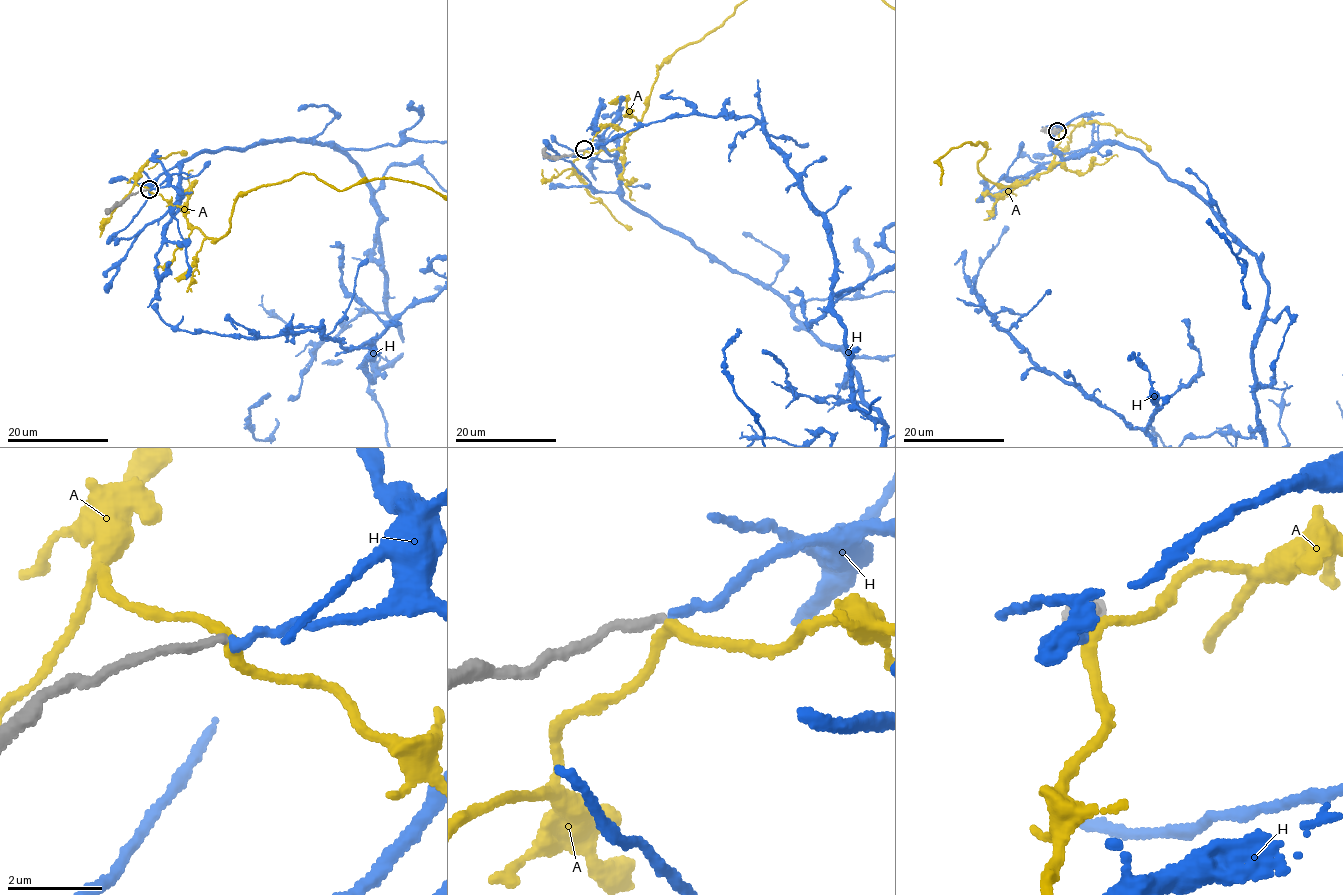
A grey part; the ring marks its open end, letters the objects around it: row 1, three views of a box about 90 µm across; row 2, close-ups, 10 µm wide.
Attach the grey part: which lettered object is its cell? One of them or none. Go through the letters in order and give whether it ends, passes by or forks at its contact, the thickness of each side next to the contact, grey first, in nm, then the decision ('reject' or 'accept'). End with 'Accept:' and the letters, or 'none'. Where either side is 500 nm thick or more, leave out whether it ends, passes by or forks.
A: it passes by; 190 nm thick on the grey side, 200 nm on the other; reject
H: it ends there; 170 nm thick on the grey side, 200 nm on the other; accept
Accept: H

